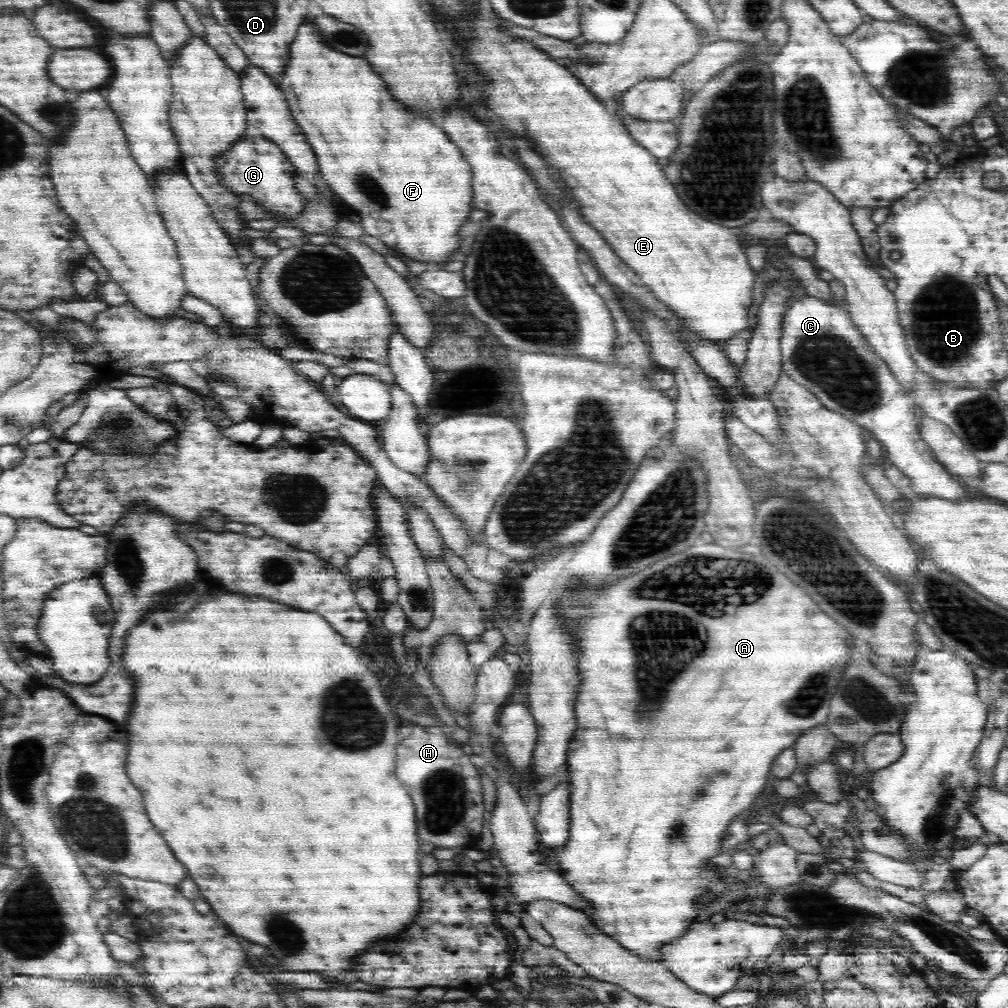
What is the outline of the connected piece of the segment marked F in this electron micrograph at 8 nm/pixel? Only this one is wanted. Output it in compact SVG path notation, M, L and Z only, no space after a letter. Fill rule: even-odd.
M312 16L308 23L299 26L300 34L297 34L296 42L292 43L292 70L288 70L288 74L284 74L284 90L282 92L288 101L290 111L292 111L293 120L296 121L305 140L308 141L313 156L316 156L322 178L326 179L330 190L348 204L354 213L358 214L360 225L365 229L366 234L380 238L386 246L400 250L402 254L410 256L412 260L426 260L426 262L438 265L445 263L448 256L460 246L456 234L472 210L470 202L472 202L473 193L473 174L468 161L465 160L456 143L440 128L436 128L432 122L420 122L420 118L408 118L408 114L404 114L404 110L400 110L400 106L396 106L396 102L392 102L392 96L384 90L384 82L380 82L380 78L376 78L376 74L372 74L372 70L368 70L368 62L364 62L364 58L354 58L354 56L340 54L338 50L328 50L326 44L323 44L316 36L317 32L315 32L315 26L311 20Z

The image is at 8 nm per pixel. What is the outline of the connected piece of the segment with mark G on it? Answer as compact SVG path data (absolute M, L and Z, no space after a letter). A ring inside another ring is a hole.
M244 136L237 145L220 158L218 171L224 178L226 187L238 191L242 201L263 202L265 208L271 208L273 212L289 218L291 225L293 225L292 220L297 218L308 202L294 186L294 180L298 174L296 168L290 164L289 158L284 155L282 149L269 138Z

